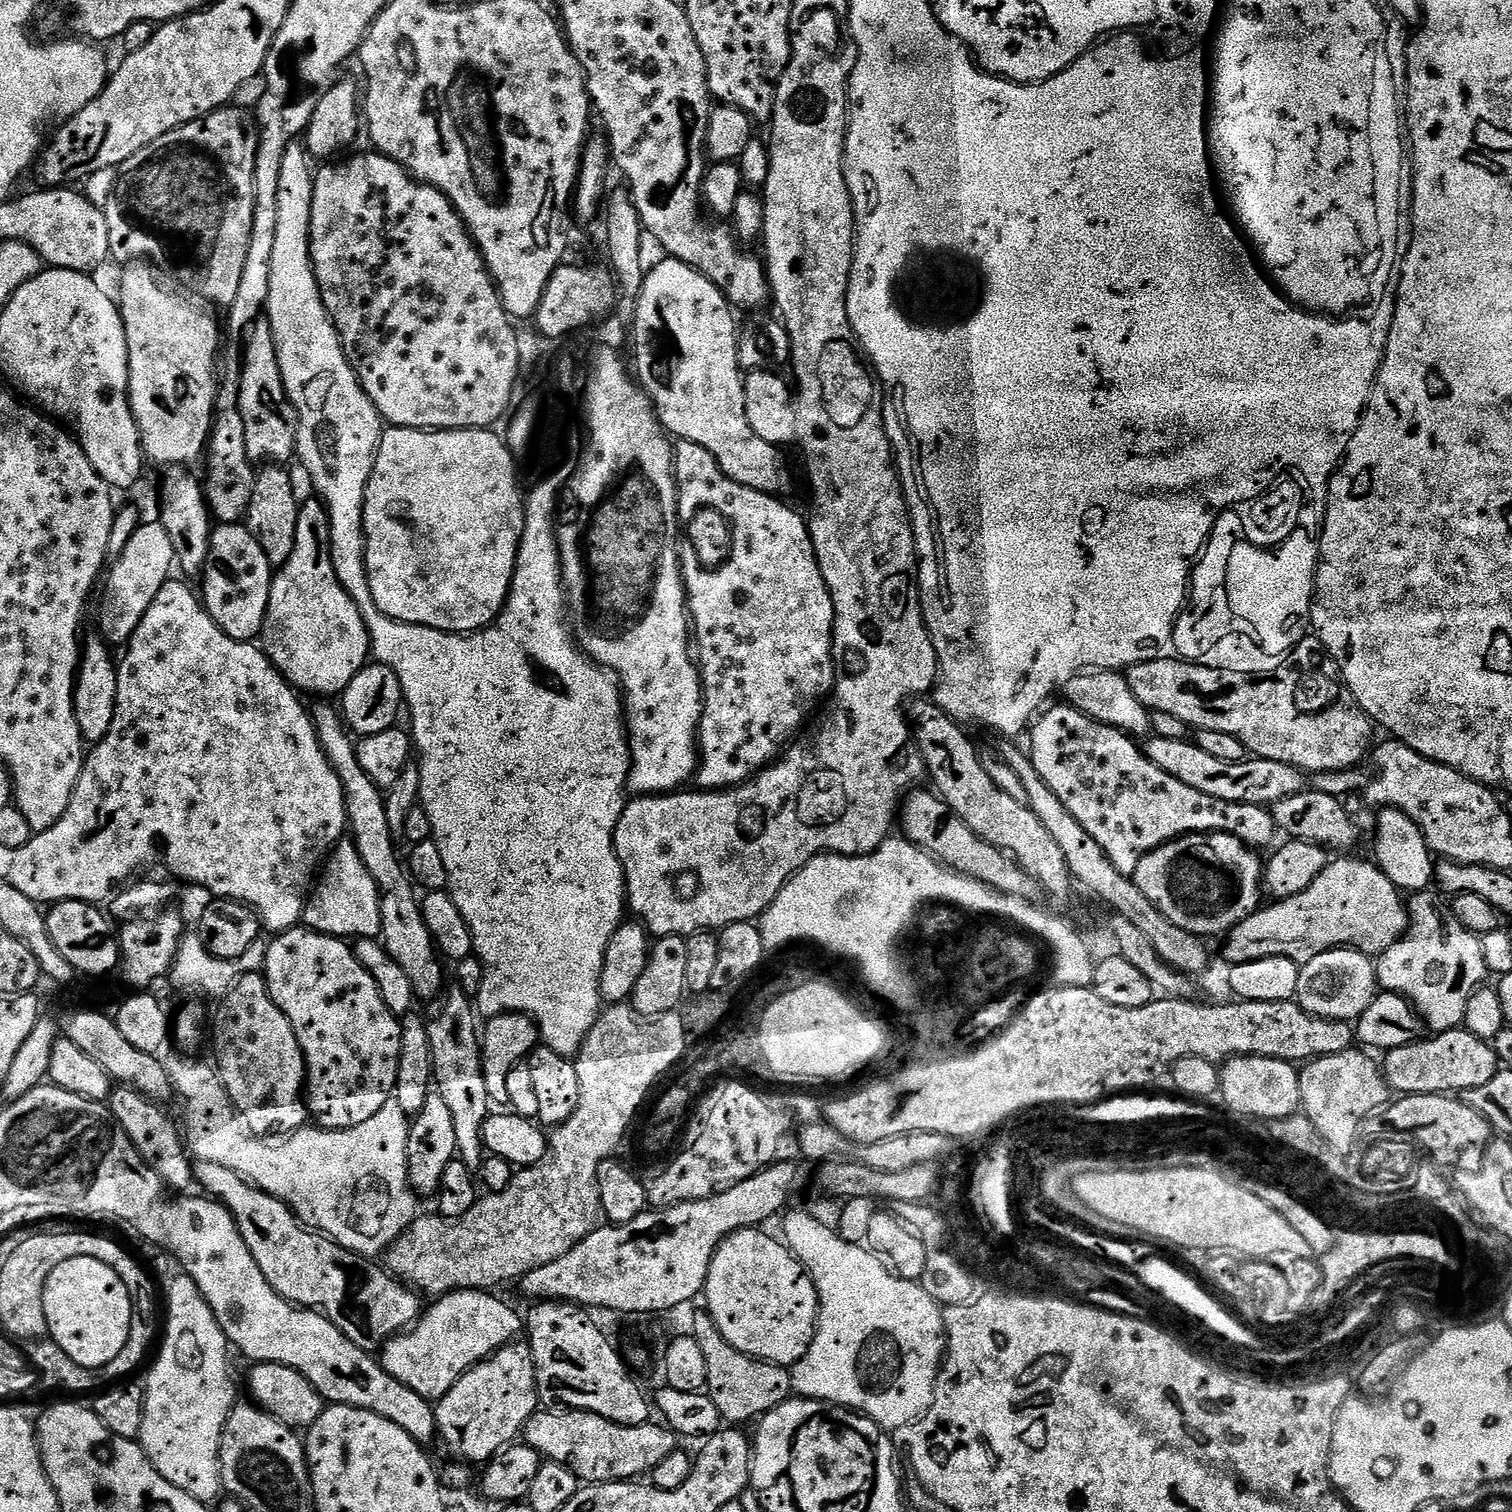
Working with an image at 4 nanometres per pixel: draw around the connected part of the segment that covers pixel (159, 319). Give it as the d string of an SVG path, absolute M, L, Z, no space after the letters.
M132 262L127 265L128 269L120 276L120 296L118 295L118 307L120 317L126 330L126 346L128 347L128 405L132 407L132 417L136 419L136 429L140 432L140 445L144 447L145 457L156 464L180 464L176 466L188 466L196 459L205 455L208 447L208 435L212 432L212 417L216 414L216 390L218 387L218 353L222 348L222 332L216 326L216 316L211 312L203 299L195 295L183 296L180 292L171 292L163 288L156 281L156 276L147 268L147 263Z

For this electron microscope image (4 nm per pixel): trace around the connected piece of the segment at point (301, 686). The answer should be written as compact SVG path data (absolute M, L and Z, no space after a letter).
M319 499L303 501L294 550L272 577L262 647L268 661L293 688L320 696L316 698L339 697L369 663L368 627L358 606L338 582L338 574L334 574L330 518Z

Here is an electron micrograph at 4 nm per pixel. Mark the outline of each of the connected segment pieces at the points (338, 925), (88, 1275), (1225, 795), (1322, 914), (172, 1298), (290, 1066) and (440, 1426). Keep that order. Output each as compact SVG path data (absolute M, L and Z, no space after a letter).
M341 839L332 850L318 876L318 883L304 905L303 927L321 932L323 936L370 940L379 937L382 926L380 891L366 870L366 862L358 854L351 839Z
M72 1258L49 1274L44 1286L44 1312L51 1343L57 1344L77 1368L101 1368L106 1366L106 1362L114 1362L122 1346L126 1346L126 1338L130 1338L132 1303L126 1282L122 1282L122 1278L118 1278L110 1266L94 1258Z
M1152 734L1143 741L1142 747L1146 758L1158 766L1158 770L1166 770L1170 778L1178 778L1178 782L1186 782L1186 786L1198 790L1198 794L1210 794L1210 798L1222 798L1222 802L1238 802L1239 804L1258 804L1271 806L1299 792L1305 791L1305 773L1300 769L1274 762L1249 758L1242 762L1221 762L1206 754L1200 745L1191 739L1162 738Z
M1336 858L1322 870L1322 874L1318 874L1318 878L1314 878L1314 882L1310 882L1310 886L1306 886L1306 890L1302 890L1302 894L1294 894L1285 900L1277 900L1269 903L1267 906L1261 906L1256 911L1250 913L1245 920L1238 922L1223 937L1224 956L1228 959L1229 965L1241 964L1242 962L1254 962L1262 958L1290 958L1294 963L1303 966L1306 962L1310 962L1314 958L1318 958L1318 954L1329 952L1335 948L1353 948L1355 952L1363 952L1364 955L1373 958L1379 958L1383 952L1390 950L1390 946L1394 946L1394 942L1398 942L1404 937L1408 931L1408 910L1406 907L1405 897L1399 888L1394 886L1394 882L1390 882L1390 878L1386 878L1386 874L1382 874L1382 870L1371 859L1368 860L1344 860L1348 858Z
M155 1246L147 1249L148 1256L152 1259L151 1271L154 1273L155 1279L158 1281L159 1287L162 1289L162 1296L168 1299L168 1329L163 1329L162 1340L164 1336L164 1345L160 1348L160 1357L156 1361L151 1361L152 1369L148 1372L148 1380L143 1381L144 1386L144 1417L142 1418L142 1430L138 1437L138 1443L143 1448L144 1453L150 1458L152 1465L158 1470L158 1474L162 1474L162 1478L166 1478L166 1482L174 1482L174 1486L178 1486L178 1490L186 1490L186 1494L190 1494L194 1498L198 1498L201 1502L212 1502L216 1495L221 1495L220 1486L220 1439L224 1433L224 1427L228 1421L228 1416L232 1412L233 1404L237 1403L236 1388L232 1385L232 1380L228 1377L228 1352L230 1353L230 1345L228 1339L224 1337L224 1331L218 1326L218 1322L214 1318L214 1314L210 1310L210 1306L202 1298L202 1294L198 1290L196 1283L190 1278L190 1274L186 1274L186 1270L175 1258L168 1255L162 1248Z
M259 972L246 974L222 997L219 1004L216 1021L213 1024L211 1021L210 1024L212 1044L216 1047L214 1067L244 1127L252 1135L261 1138L271 1137L271 1132L291 1134L305 1127L310 1117L307 1103L302 1095L306 1079L302 1046L298 1046L298 1038L294 1034L294 1026L290 1026L290 1018L282 1014L282 1010L268 993L267 980Z
M513 1342L505 1348L499 1348L493 1356L487 1356L483 1362L474 1365L466 1375L458 1378L458 1382L454 1382L447 1394L441 1400L435 1401L434 1411L438 1444L452 1455L453 1461L480 1466L491 1460L497 1452L507 1448L523 1433L524 1424L538 1411L536 1367L531 1347L524 1342Z

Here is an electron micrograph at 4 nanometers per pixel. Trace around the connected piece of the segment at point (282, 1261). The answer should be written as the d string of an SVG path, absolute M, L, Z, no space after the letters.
M196 1160L194 1176L195 1172L197 1182L204 1187L203 1195L221 1204L231 1214L240 1231L240 1237L254 1254L258 1270L282 1299L301 1308L320 1311L330 1322L334 1322L334 1326L338 1326L338 1330L342 1330L342 1334L346 1334L346 1338L350 1338L350 1342L354 1342L354 1346L373 1354L379 1353L384 1343L397 1332L411 1328L420 1319L421 1297L413 1289L401 1284L381 1265L380 1269L371 1259L358 1256L341 1244L335 1244L328 1237L305 1228L282 1201L258 1190L252 1184L247 1184L238 1174L234 1174L234 1170L226 1170L226 1166L214 1166L214 1162Z

